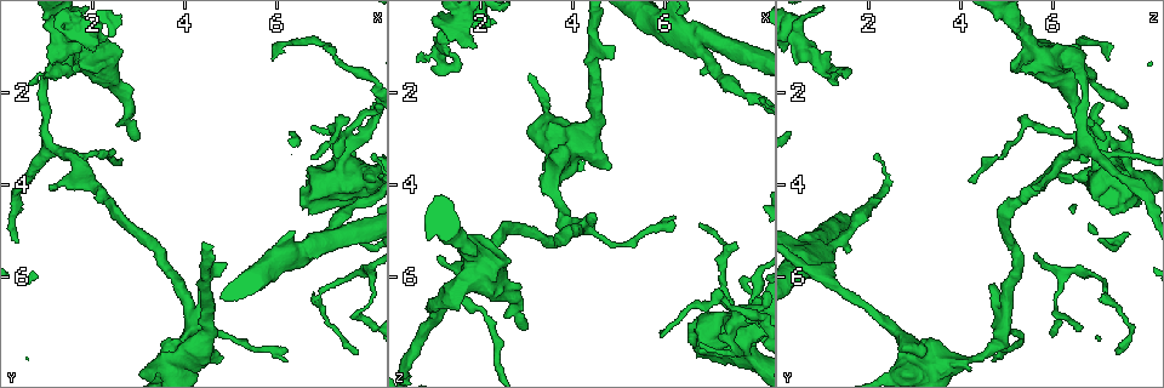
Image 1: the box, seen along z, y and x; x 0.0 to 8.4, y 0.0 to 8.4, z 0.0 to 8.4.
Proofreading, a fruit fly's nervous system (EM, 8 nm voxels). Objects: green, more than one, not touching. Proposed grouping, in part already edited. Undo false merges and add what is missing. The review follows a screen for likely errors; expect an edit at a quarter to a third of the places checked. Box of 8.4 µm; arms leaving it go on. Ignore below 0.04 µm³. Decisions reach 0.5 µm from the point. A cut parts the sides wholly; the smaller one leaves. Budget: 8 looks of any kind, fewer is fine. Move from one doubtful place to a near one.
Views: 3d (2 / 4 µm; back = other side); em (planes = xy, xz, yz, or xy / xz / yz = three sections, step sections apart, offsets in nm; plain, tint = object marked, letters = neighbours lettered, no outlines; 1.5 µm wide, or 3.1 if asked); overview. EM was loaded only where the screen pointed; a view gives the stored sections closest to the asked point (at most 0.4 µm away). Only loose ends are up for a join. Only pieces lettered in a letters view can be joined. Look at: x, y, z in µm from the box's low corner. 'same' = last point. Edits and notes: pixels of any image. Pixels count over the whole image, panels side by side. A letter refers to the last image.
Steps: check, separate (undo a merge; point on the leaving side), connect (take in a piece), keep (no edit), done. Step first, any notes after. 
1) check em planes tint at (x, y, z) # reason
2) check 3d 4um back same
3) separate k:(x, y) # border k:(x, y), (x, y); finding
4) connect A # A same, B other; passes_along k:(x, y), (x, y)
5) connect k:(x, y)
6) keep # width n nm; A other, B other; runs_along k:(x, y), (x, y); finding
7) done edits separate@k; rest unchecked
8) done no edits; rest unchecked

check em planes tint at (4.80, 7.80, 3.60) # an open end

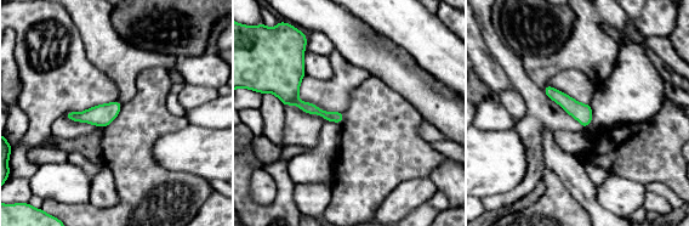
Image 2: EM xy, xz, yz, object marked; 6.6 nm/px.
check em planes letters same # see the neighbours

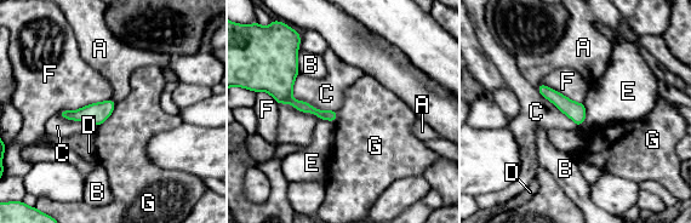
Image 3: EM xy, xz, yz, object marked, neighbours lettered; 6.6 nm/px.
keep # longest_contact F 380 nm; A other, B other, C other, D other, E other, F other, G other; no lettered piece goes on from it

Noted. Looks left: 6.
check 3d 4um at (6.65, 5.45, 0.95) # sudden change in width

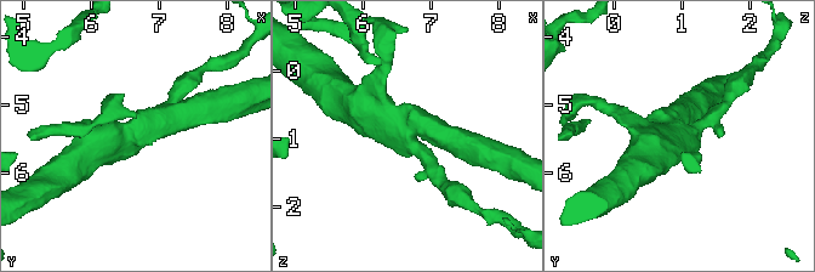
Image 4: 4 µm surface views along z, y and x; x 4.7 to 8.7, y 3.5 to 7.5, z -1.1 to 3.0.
check em planes letters at (6.65, 5.45, 0.90) # arms 3; arm_widths 200, 400, 480 nm; need the tissue

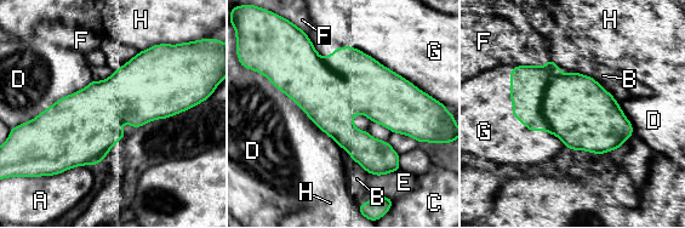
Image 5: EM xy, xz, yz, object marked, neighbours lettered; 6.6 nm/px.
keep # A other, B other, C other, D other, E other, F other, G other, H other; border 5:(267, 78), (341, 147); all the same neuron

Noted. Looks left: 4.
check em xz step 4 letters at (6.80, 3.45, 4.85) # tapers out

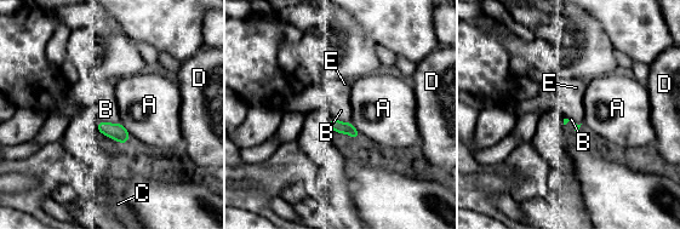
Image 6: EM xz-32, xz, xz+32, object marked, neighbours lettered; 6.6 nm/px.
keep # longest_contact A 130 nm; A other, B other, C other, D other, E other; border 6:(101, 120), (119, 122); no lettered piece goes on from it

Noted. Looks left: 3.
done no edits; rest unchecked

